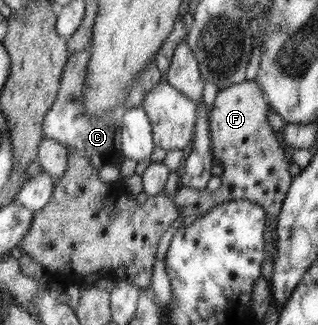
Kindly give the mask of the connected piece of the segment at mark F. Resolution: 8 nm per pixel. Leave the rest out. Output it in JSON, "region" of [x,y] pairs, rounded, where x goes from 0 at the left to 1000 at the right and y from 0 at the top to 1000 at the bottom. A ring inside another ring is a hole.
{"region":[[[805,246],[733,258],[682,283],[676,326],[657,345],[657,409],[670,425],[670,483],[701,517],[692,538],[695,569],[673,591],[563,569],[544,618],[566,665],[604,674],[679,628],[767,612],[814,628],[836,649],[871,720],[871,671],[921,554],[915,529],[906,529],[893,449],[843,375],[843,317],[833,280]]]}

